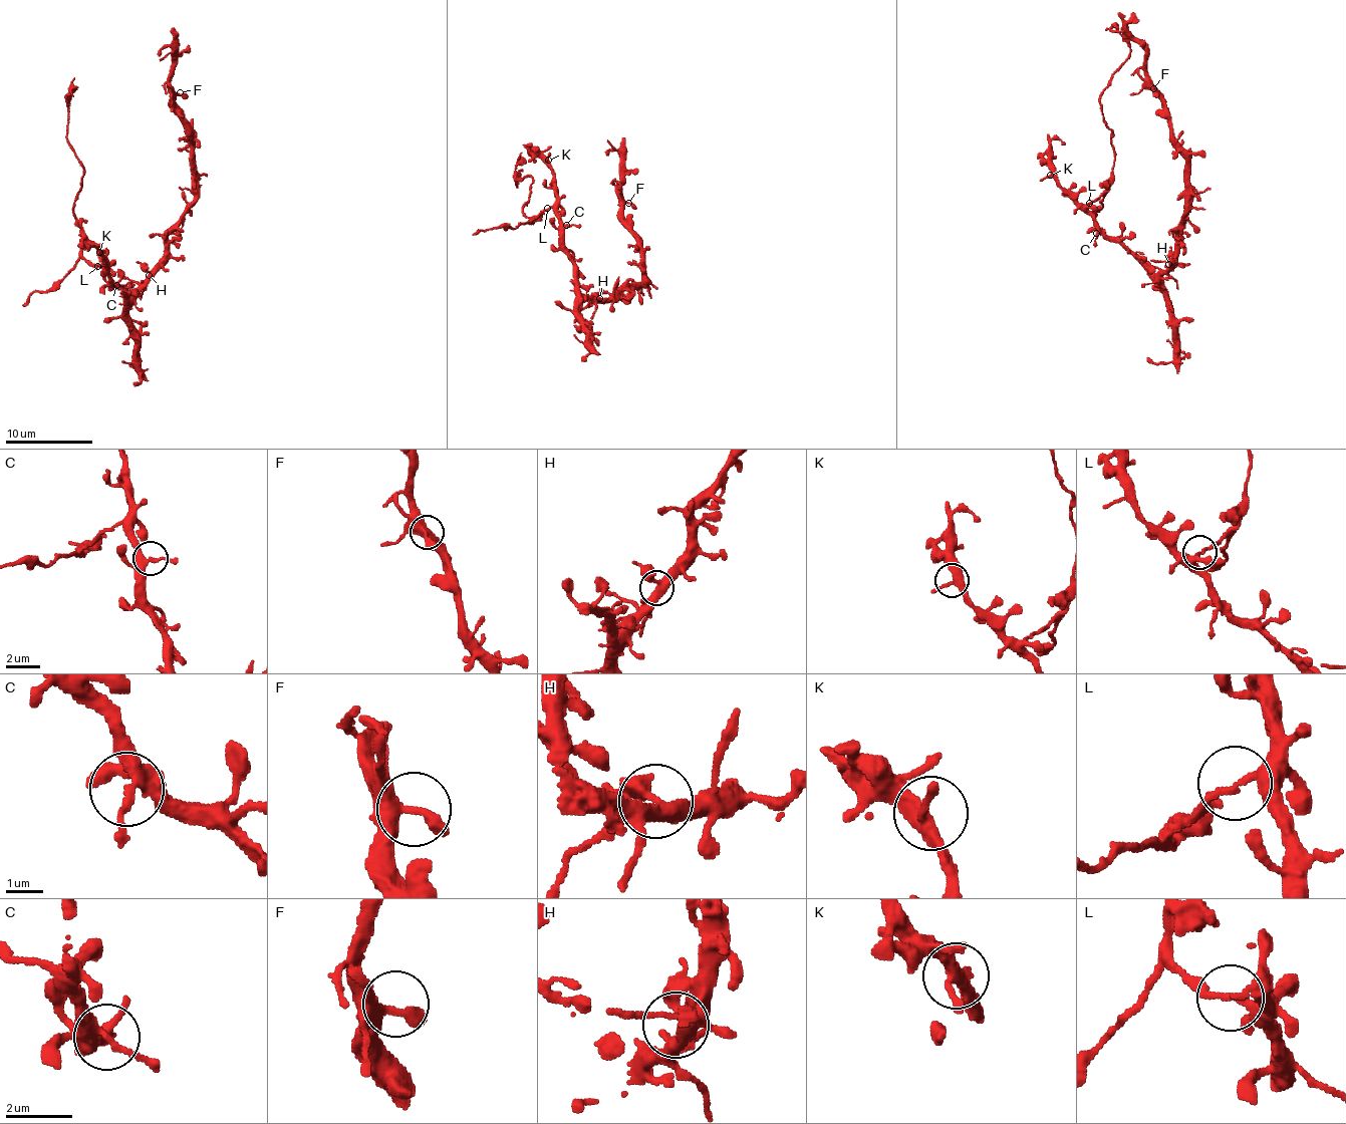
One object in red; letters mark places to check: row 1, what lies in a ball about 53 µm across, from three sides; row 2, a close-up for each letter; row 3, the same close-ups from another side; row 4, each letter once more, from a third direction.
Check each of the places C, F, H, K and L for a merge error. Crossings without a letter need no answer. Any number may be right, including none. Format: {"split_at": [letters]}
{"split_at": ["L"]}

